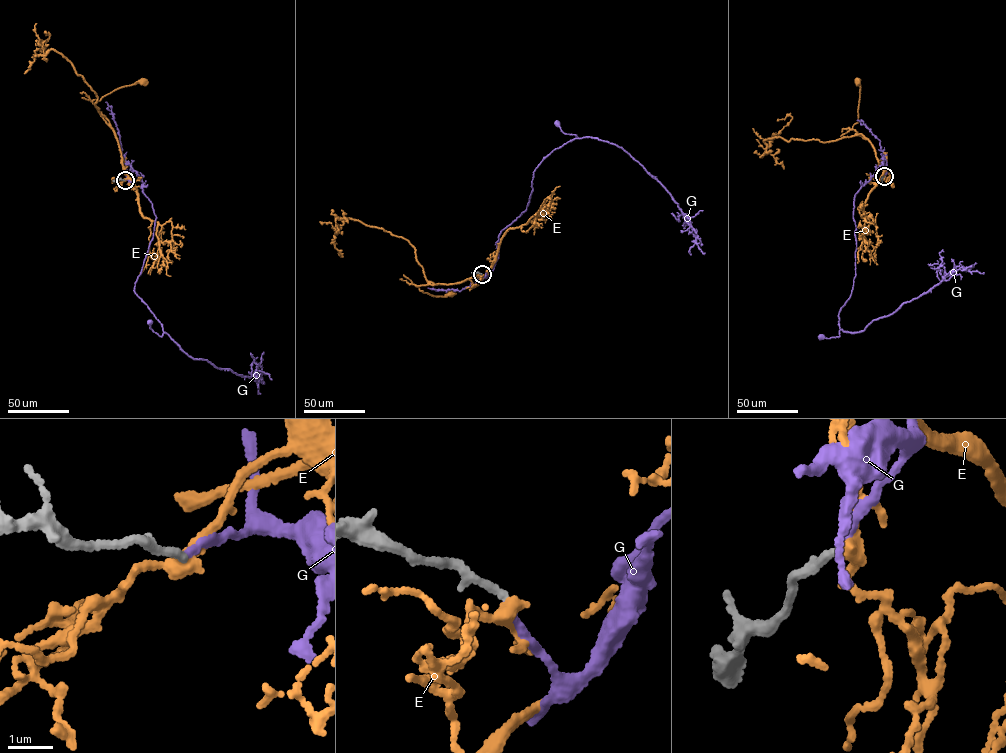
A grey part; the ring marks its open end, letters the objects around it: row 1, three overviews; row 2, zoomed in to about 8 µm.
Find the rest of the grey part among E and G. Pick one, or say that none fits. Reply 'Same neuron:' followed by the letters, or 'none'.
Same neuron: G

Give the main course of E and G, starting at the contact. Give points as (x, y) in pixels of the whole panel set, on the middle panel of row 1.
E: (482, 274), (457, 284), (415, 285), (434, 296), (450, 294)
G: (482, 274), (481, 280), (498, 258), (500, 231), (526, 209), (535, 168), (554, 149), (577, 138), (557, 124)

